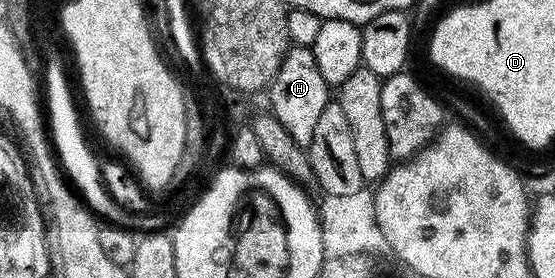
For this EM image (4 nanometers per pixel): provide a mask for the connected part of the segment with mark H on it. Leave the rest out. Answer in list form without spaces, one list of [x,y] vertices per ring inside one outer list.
[[[291,47],[276,78],[270,83],[268,95],[270,95],[269,111],[274,113],[280,126],[284,126],[288,134],[292,134],[292,142],[309,146],[320,113],[332,100],[331,85],[324,82],[324,74],[320,74],[320,66],[316,66],[313,48]]]

